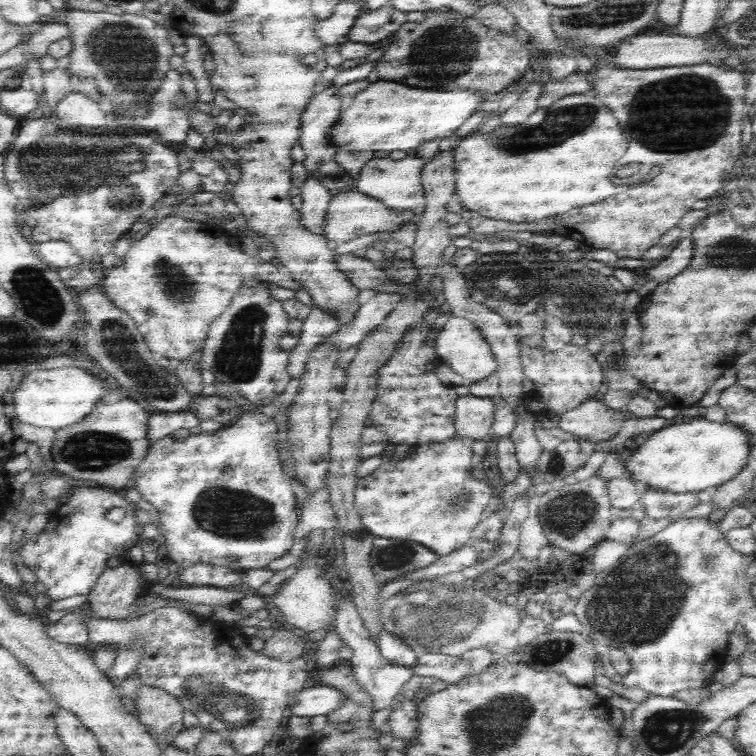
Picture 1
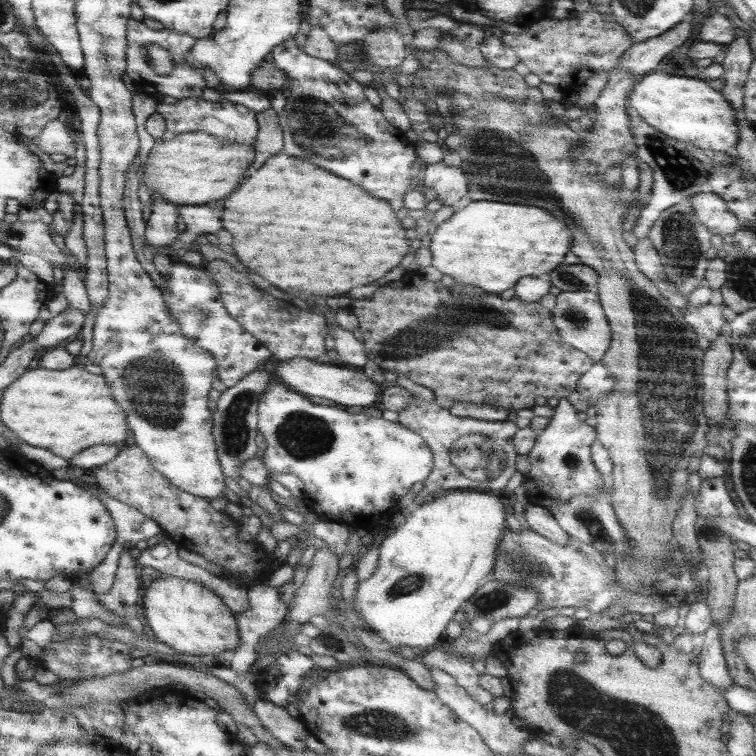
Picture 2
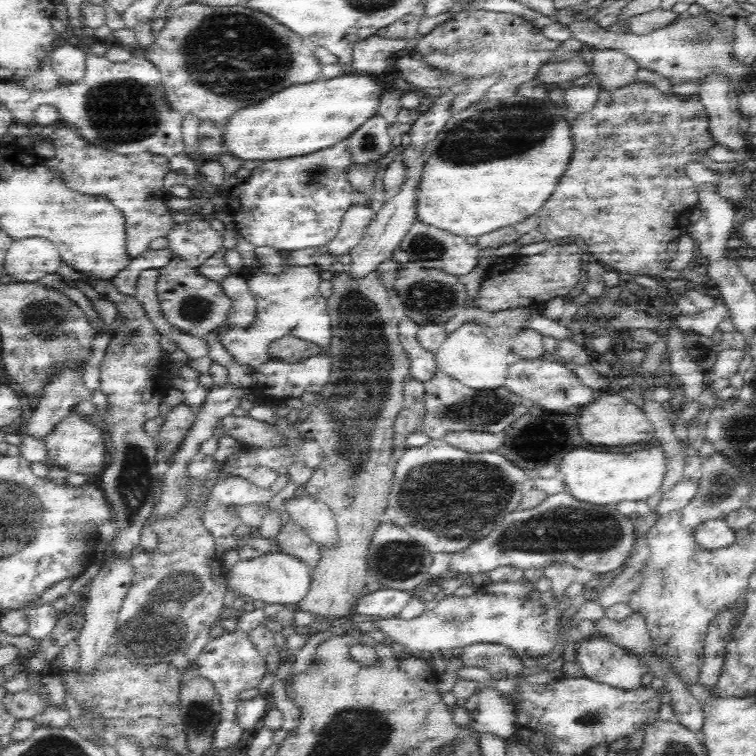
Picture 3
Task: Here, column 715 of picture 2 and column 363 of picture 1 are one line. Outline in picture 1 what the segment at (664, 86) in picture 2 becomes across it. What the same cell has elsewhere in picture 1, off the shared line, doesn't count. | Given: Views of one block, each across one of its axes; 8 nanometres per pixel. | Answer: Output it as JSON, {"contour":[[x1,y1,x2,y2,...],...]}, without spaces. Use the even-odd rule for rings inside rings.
{"contour":[[376,81,360,91,340,112,338,124,332,130,336,146,354,152,416,150,426,142,452,138,460,126,464,126,476,112,490,102,500,101,502,94,486,94,478,90,455,88,434,90,409,87,390,81]]}

